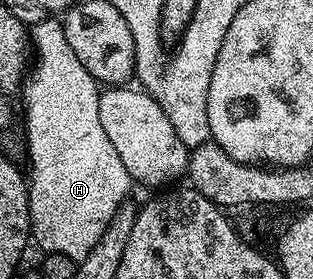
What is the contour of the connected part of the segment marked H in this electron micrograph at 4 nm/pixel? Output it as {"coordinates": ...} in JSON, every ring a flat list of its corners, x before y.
{"coordinates":[[45,17,41,23,31,24,30,43,34,48,34,62,22,91,28,105,28,155,32,161,28,184,30,235,41,247,41,252,65,254,79,261,98,245,98,239,106,233,114,213,129,198,128,186,132,187,134,182,102,129,98,117,101,88,86,65,78,61,74,49,70,49,63,22,56,17]]}

